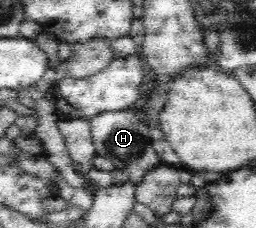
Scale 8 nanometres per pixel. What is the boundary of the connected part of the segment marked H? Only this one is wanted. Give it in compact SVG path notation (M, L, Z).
M131 110L104 111L93 115L88 122L97 156L111 160L116 169L128 174L133 184L139 184L147 172L160 165L161 160L152 147L147 124L139 120Z

